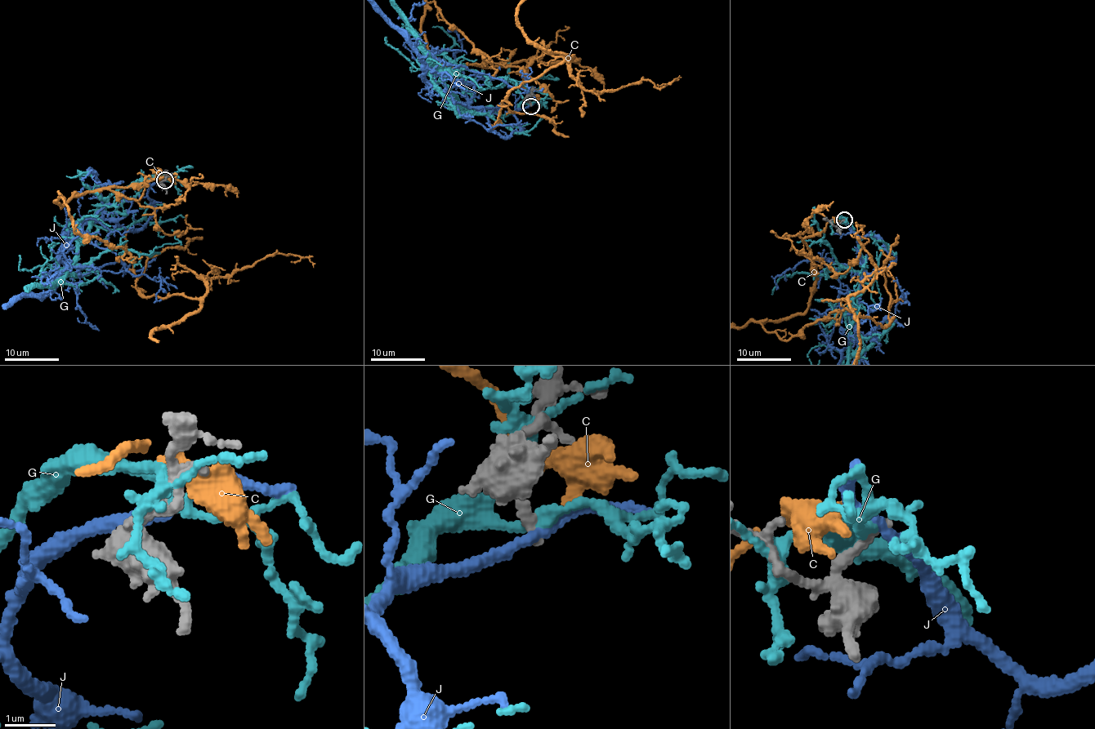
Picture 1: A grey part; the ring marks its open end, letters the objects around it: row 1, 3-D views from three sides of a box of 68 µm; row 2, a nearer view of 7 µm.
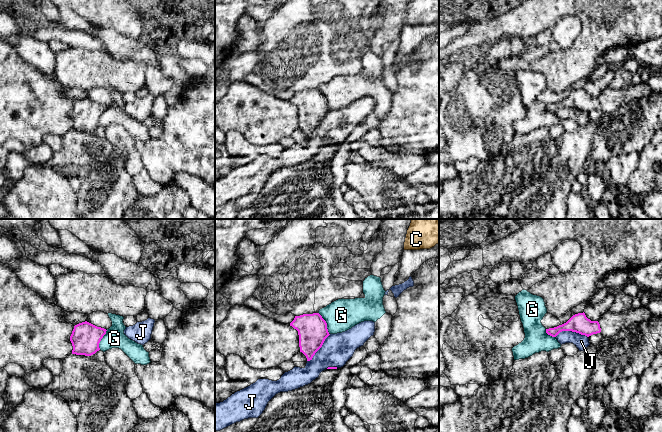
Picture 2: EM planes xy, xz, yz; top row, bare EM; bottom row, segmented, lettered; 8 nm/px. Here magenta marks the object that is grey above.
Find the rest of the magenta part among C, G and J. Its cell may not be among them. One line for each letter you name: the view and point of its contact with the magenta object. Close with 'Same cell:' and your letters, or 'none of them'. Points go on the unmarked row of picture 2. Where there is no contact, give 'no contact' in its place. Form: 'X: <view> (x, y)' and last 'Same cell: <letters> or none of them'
Same cell: none of them

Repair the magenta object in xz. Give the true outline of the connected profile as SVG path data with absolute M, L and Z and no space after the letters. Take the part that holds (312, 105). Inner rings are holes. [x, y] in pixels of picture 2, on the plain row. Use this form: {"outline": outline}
{"outline": "M319 89L295 92L290 102L298 107L300 128L306 132L307 137L312 136L330 111L326 97Z"}

